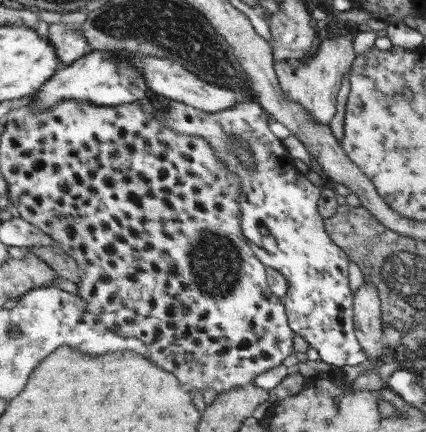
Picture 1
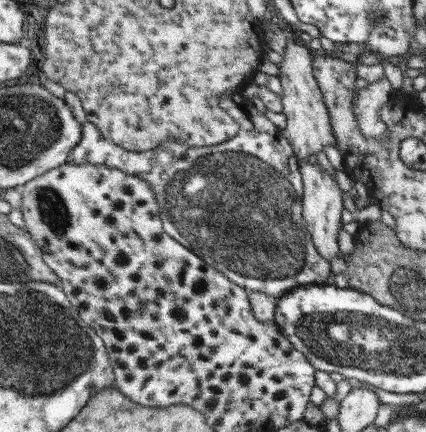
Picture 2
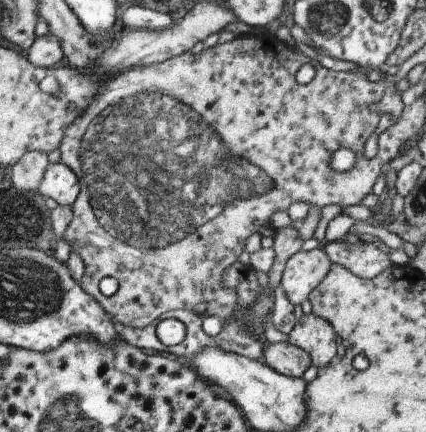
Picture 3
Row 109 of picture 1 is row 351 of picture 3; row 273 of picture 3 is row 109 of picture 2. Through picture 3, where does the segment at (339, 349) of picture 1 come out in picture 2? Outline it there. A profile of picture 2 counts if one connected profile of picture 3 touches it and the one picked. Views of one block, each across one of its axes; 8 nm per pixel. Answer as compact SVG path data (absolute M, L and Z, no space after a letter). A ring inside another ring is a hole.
M233 90L223 96L225 110L229 116L241 124L237 138L221 146L189 148L185 144L171 144L169 148L157 148L149 152L129 152L107 140L99 128L87 122L81 128L81 142L75 146L71 160L75 166L107 166L111 170L121 170L129 176L149 182L157 202L161 206L161 216L165 230L181 246L199 254L213 268L227 274L233 282L243 286L247 292L265 292L273 298L281 298L291 290L301 286L323 284L331 276L331 262L323 260L313 244L313 234L305 222L305 178L301 174L301 162L293 144L285 138L283 130L267 120L255 104L243 94L243 90Z

